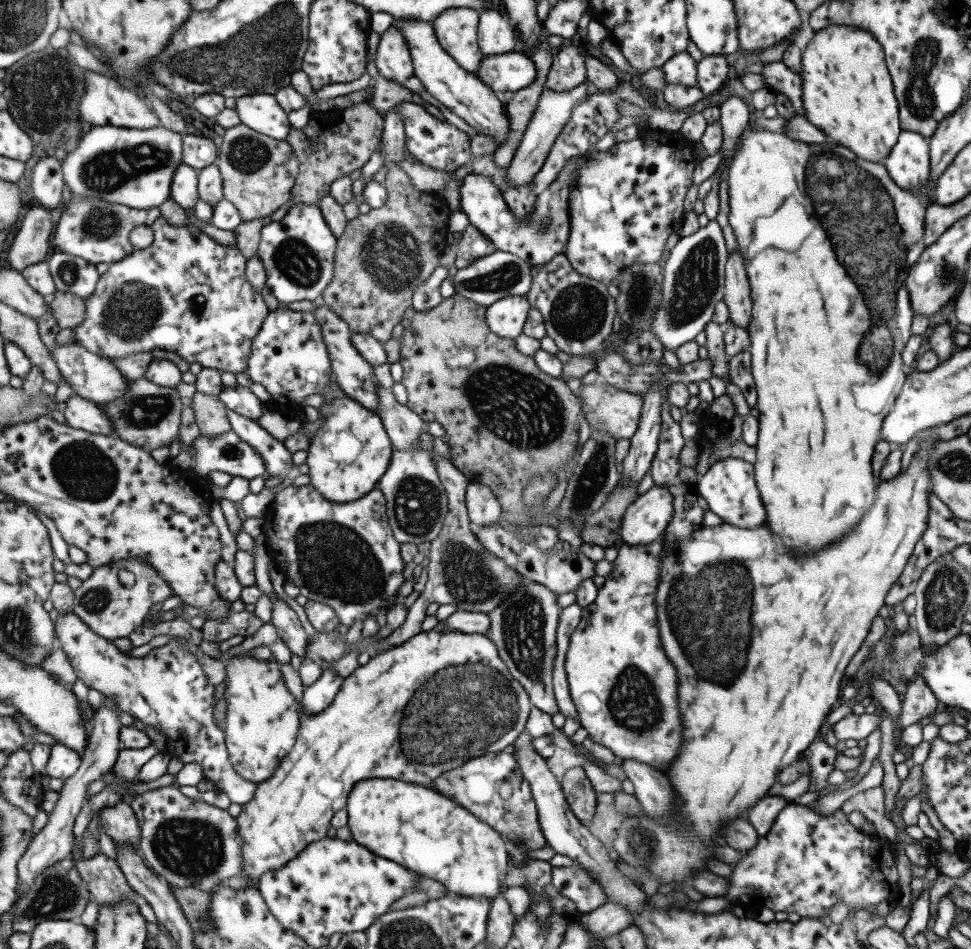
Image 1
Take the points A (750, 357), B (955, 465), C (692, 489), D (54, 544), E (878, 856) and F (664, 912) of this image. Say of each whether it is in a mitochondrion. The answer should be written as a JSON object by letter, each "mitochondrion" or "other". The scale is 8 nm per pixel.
{"A":"other","B":"mitochondrion","C":"other","D":"other","E":"other","F":"other"}

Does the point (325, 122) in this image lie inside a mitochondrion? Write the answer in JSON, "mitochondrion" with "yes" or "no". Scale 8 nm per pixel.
{"mitochondrion":"no"}

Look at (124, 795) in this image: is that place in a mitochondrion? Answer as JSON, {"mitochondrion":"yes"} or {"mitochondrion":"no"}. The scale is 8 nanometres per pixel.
{"mitochondrion":"no"}

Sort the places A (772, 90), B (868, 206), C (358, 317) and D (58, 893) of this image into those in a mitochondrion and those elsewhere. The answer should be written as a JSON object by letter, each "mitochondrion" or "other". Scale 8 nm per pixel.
{"A":"other","B":"mitochondrion","C":"other","D":"mitochondrion"}

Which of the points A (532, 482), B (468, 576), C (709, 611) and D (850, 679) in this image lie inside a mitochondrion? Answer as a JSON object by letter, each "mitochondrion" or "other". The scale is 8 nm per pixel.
{"A":"other","B":"mitochondrion","C":"mitochondrion","D":"other"}

